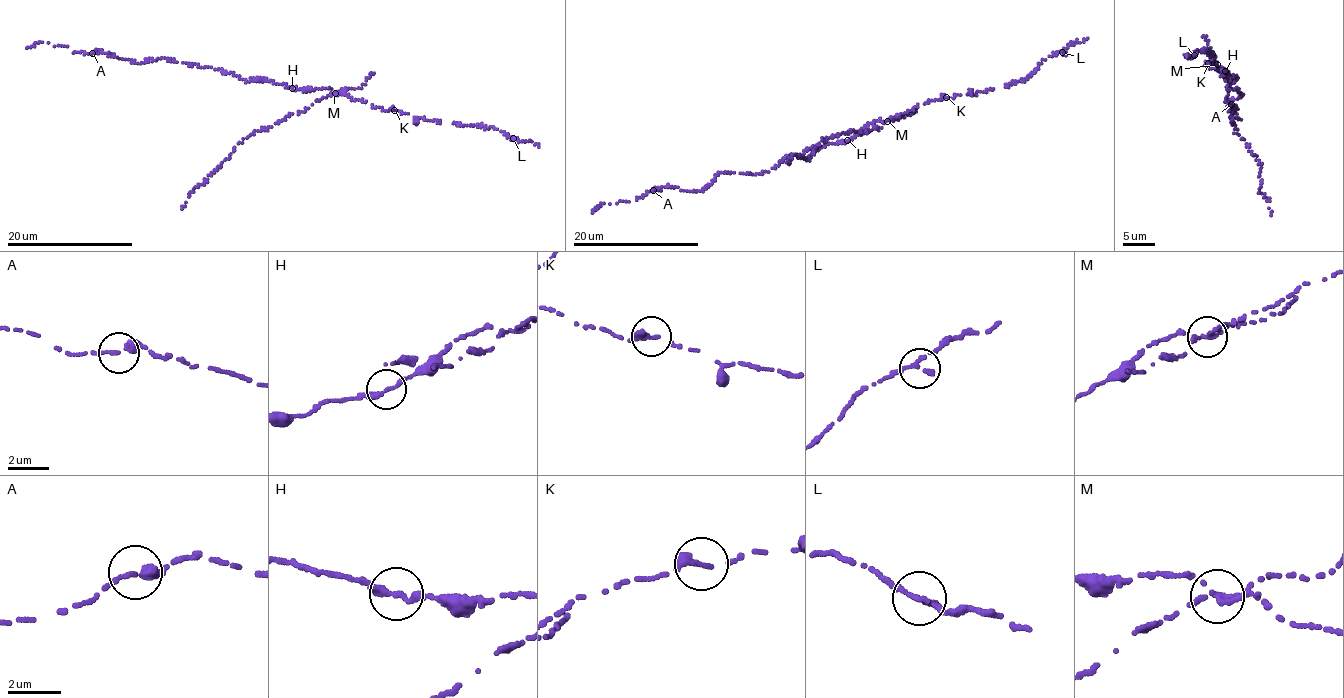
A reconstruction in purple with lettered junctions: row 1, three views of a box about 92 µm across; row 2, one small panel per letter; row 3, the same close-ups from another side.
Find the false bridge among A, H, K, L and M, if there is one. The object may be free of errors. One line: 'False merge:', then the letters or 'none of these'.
False merge: M

